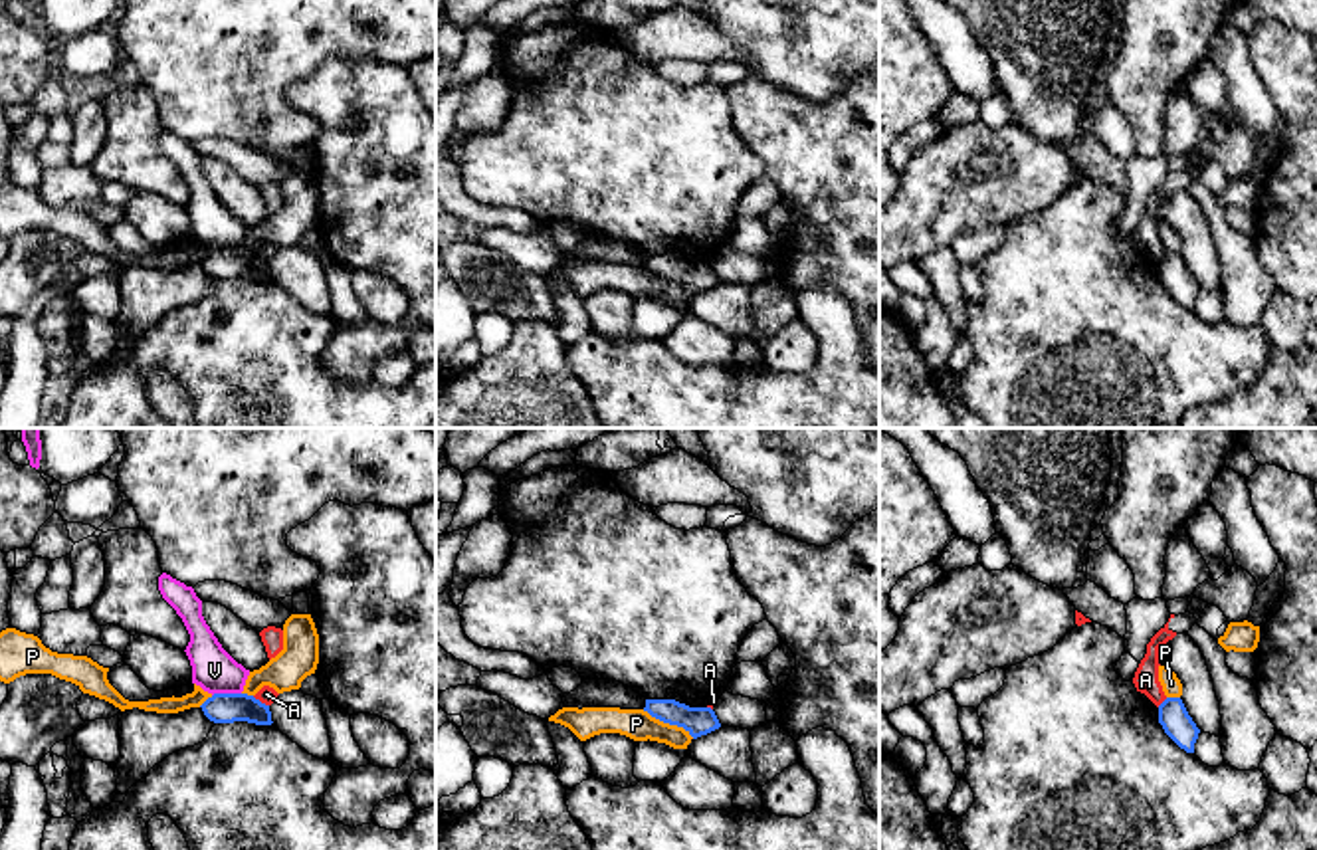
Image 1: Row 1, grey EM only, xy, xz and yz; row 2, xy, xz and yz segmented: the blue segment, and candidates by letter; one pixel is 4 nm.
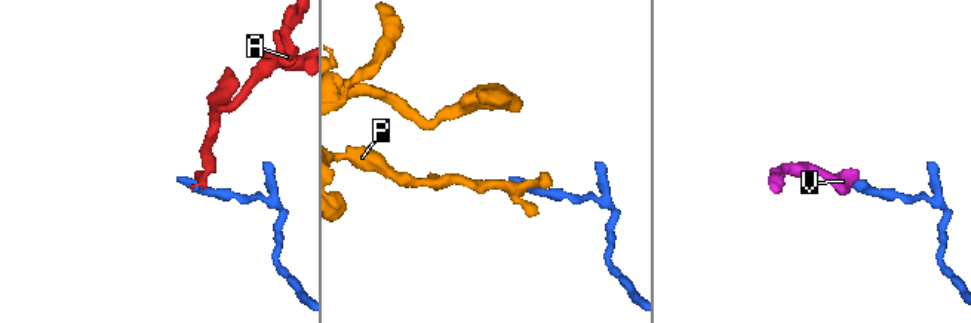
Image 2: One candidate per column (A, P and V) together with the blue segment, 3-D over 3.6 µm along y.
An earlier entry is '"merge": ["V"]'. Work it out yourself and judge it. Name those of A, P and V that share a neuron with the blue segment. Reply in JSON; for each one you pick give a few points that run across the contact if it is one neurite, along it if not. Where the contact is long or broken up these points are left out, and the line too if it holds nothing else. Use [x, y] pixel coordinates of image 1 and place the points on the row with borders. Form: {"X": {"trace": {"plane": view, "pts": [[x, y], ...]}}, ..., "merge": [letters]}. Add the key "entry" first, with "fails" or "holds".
{"entry": "fails", "merge": []}

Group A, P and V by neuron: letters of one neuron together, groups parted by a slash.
A / P / V

